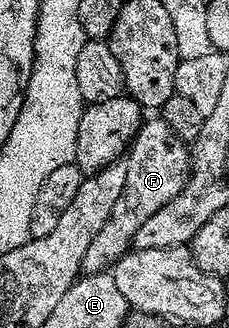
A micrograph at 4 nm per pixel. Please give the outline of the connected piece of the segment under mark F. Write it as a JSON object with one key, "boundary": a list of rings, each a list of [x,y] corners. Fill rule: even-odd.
{"boundary":[[[163,117],[149,118],[152,118],[149,122],[148,119],[141,121],[140,131],[136,133],[132,145],[126,151],[128,167],[122,196],[114,200],[114,208],[110,208],[110,216],[106,216],[106,224],[102,224],[102,229],[94,236],[94,240],[90,240],[90,248],[86,248],[86,256],[82,256],[80,269],[84,274],[103,274],[113,267],[125,253],[133,249],[132,241],[138,228],[142,228],[142,224],[146,224],[146,220],[150,220],[150,216],[154,216],[158,208],[170,204],[170,200],[174,200],[174,196],[178,196],[178,192],[182,192],[182,188],[188,183],[188,175],[192,169],[192,155],[189,147],[170,128],[170,124],[164,122]]]}

